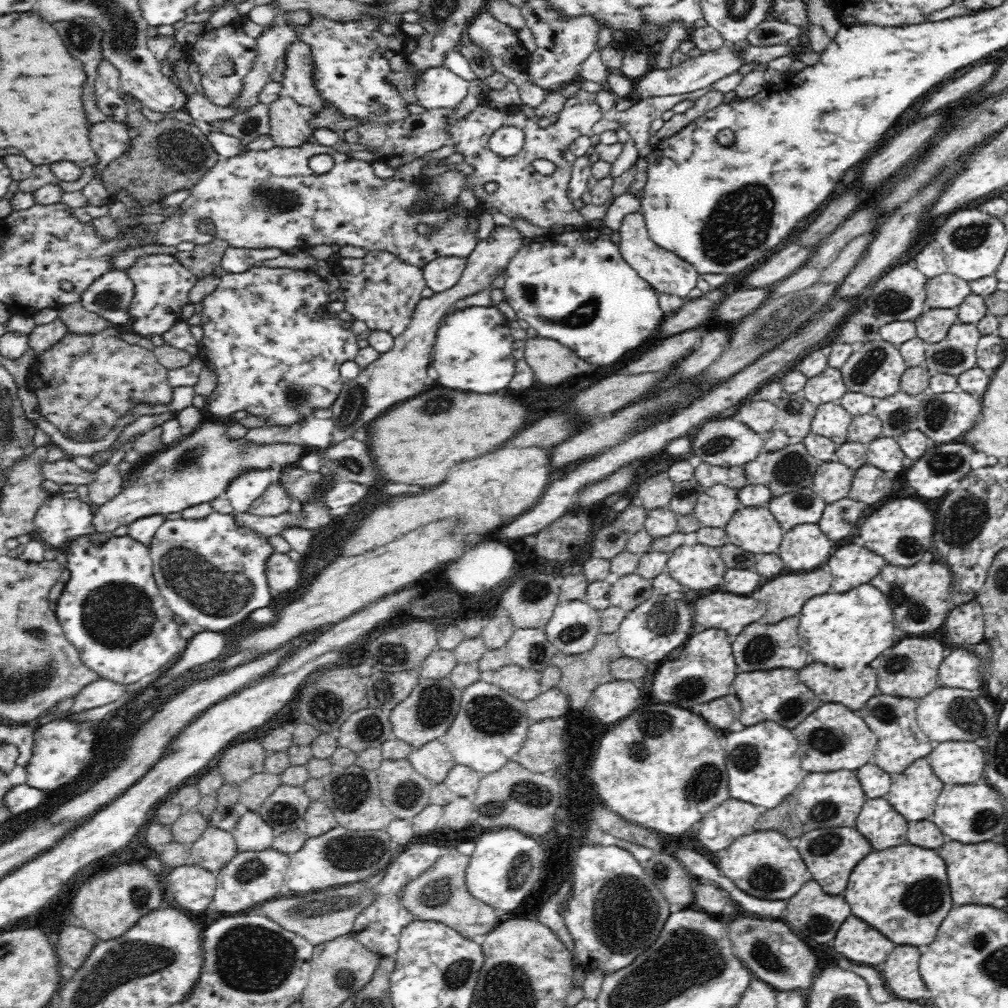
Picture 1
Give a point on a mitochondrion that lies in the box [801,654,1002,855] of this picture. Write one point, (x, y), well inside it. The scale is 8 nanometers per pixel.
(964, 713)

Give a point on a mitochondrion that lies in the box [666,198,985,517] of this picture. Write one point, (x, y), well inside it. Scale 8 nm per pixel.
(761, 331)

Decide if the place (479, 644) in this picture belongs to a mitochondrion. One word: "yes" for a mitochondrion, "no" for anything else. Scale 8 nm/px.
no

